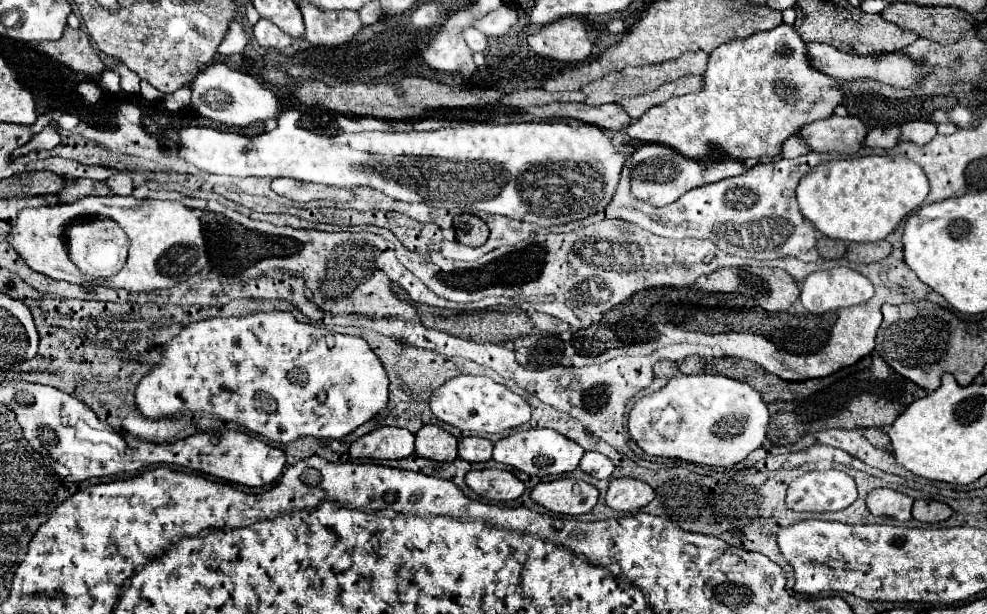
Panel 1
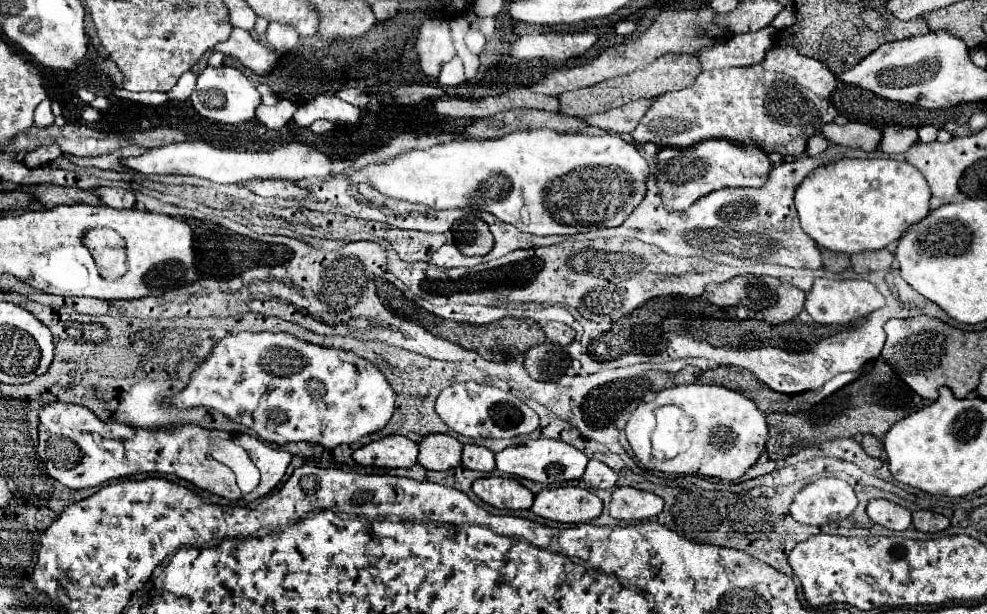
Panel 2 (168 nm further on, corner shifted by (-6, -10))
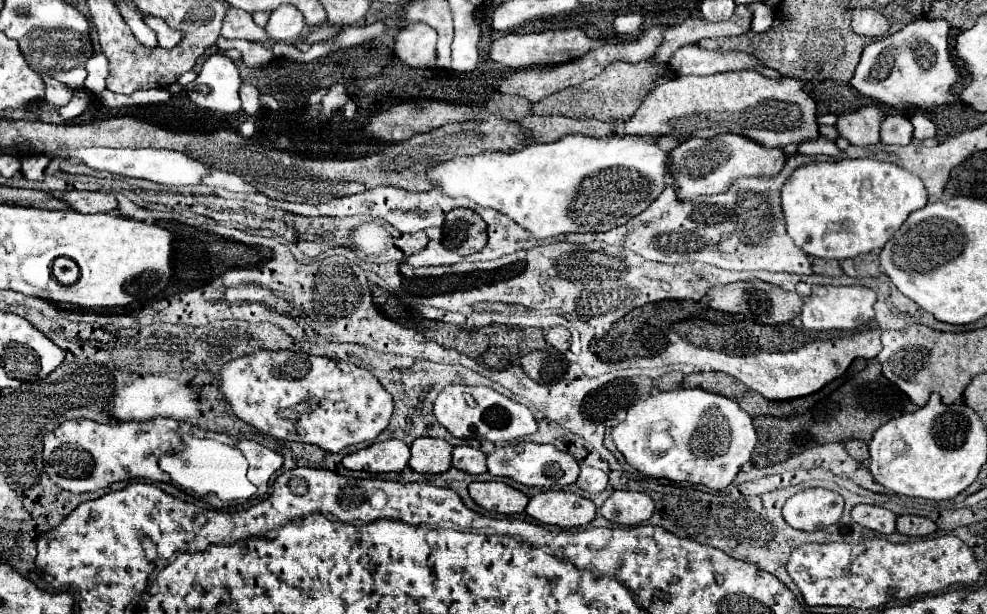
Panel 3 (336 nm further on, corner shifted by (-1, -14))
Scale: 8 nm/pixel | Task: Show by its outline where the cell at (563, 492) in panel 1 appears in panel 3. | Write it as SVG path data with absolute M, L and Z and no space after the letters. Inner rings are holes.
M542 491L530 499L526 513L546 525L580 527L594 519L596 505L572 491Z

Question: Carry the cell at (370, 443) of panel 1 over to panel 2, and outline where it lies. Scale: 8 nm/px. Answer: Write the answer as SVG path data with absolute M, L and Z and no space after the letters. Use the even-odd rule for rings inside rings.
M389 435L357 449L353 459L359 465L409 469L417 463L417 443L403 435Z

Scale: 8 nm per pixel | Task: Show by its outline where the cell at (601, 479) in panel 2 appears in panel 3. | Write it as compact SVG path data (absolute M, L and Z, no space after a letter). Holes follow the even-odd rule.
M584 465L580 475L578 475L578 481L576 485L588 493L600 493L606 489L608 485L608 475L602 471L602 469L596 469L596 467L588 467Z

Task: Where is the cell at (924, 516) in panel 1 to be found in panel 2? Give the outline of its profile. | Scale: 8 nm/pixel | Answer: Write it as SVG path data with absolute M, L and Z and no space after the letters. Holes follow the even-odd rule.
M913 511L913 525L919 531L925 533L935 533L935 531L943 531L947 529L951 523L947 517L933 513L933 511Z

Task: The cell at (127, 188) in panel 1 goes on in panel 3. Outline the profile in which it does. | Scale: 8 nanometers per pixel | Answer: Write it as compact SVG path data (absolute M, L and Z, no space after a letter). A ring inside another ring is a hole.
M68 191L62 195L62 201L68 201L80 213L114 213L118 209L116 197L104 191Z

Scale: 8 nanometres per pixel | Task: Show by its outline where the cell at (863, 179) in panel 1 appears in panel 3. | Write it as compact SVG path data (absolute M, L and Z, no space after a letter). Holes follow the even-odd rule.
M842 159L798 167L782 187L786 231L812 257L848 259L882 249L912 211L926 207L924 183L910 171L876 159Z

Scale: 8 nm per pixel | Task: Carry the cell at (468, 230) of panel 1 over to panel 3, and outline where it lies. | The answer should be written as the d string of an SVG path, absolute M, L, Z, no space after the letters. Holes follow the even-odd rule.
M454 209L446 215L442 243L458 255L472 255L486 247L486 223L472 209Z

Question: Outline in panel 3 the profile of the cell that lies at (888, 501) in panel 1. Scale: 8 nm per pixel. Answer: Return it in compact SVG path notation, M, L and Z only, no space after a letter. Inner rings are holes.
M856 505L852 509L852 519L858 525L868 527L876 533L894 533L896 531L896 515L884 507Z

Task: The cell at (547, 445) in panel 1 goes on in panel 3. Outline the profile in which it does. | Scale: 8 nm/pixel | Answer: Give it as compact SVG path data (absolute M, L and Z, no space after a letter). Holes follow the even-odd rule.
M518 443L502 447L488 455L488 471L498 477L514 479L522 485L536 485L536 487L566 487L576 483L580 467L570 453L560 451L554 445L538 445L538 443Z

